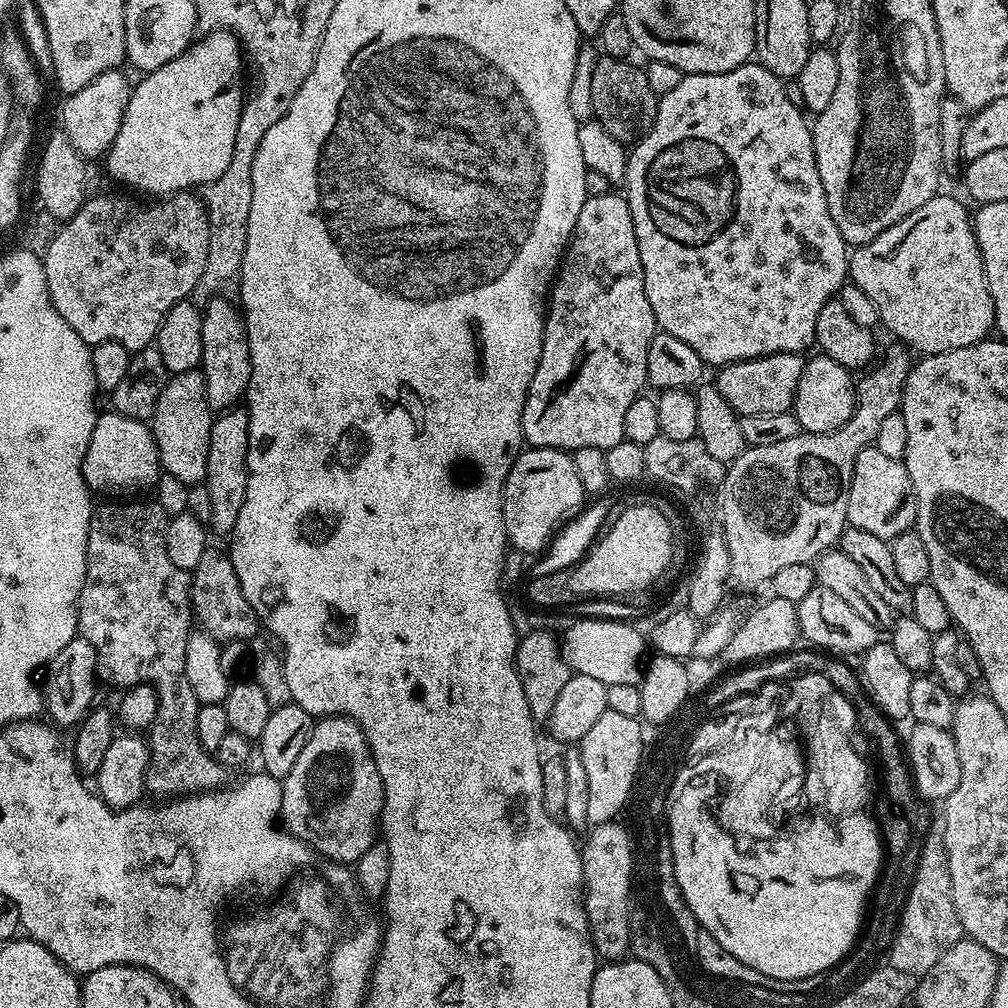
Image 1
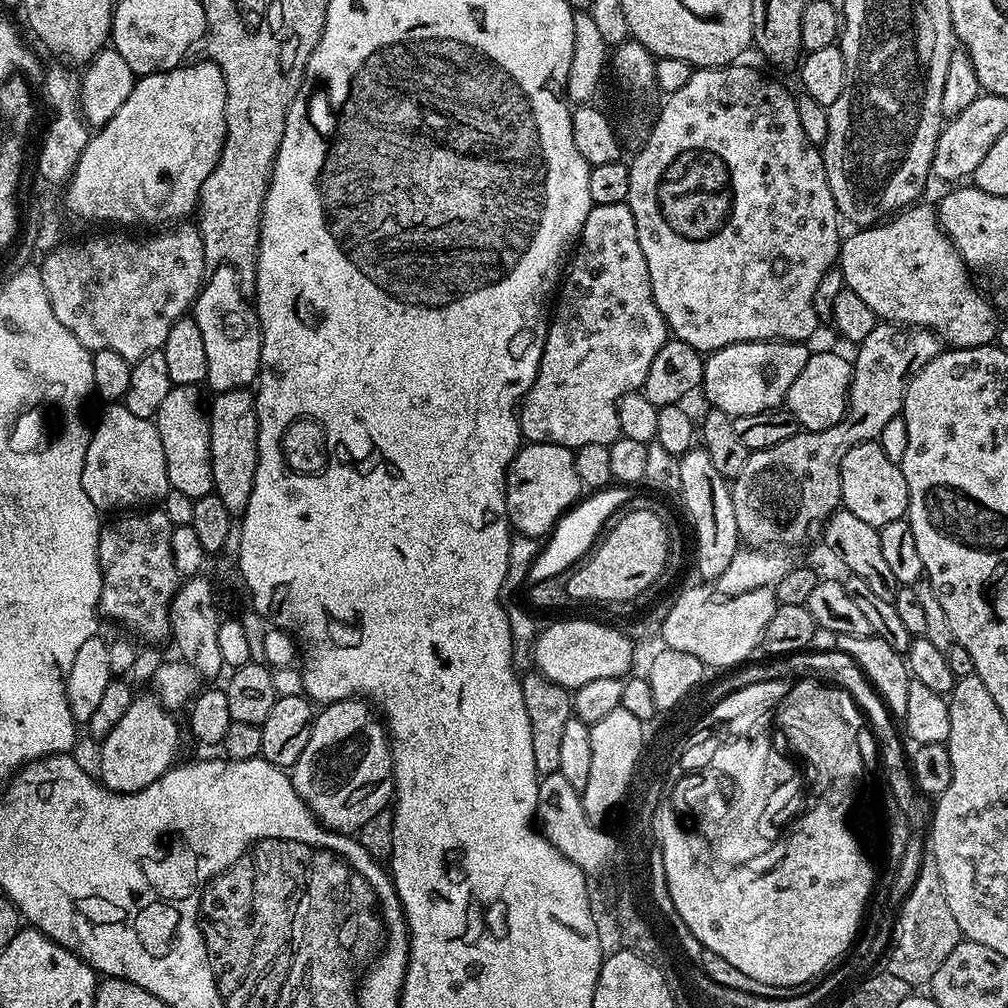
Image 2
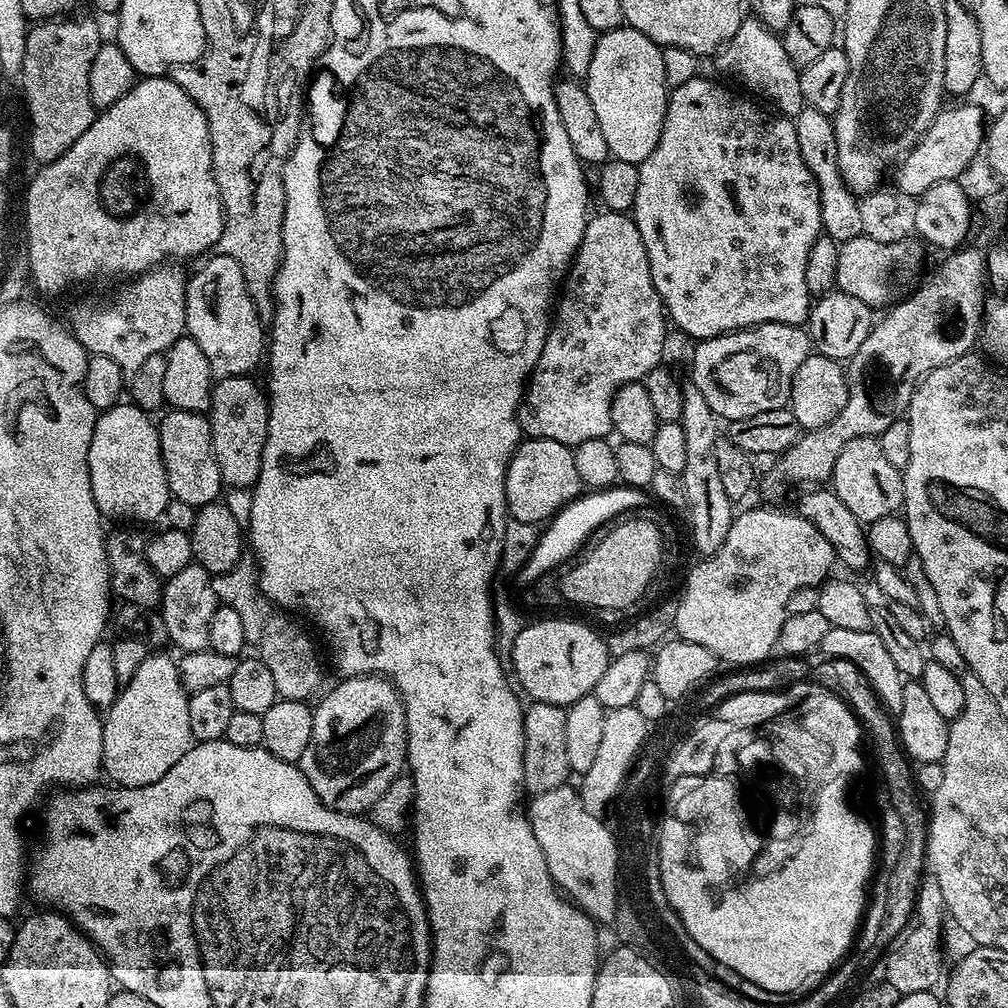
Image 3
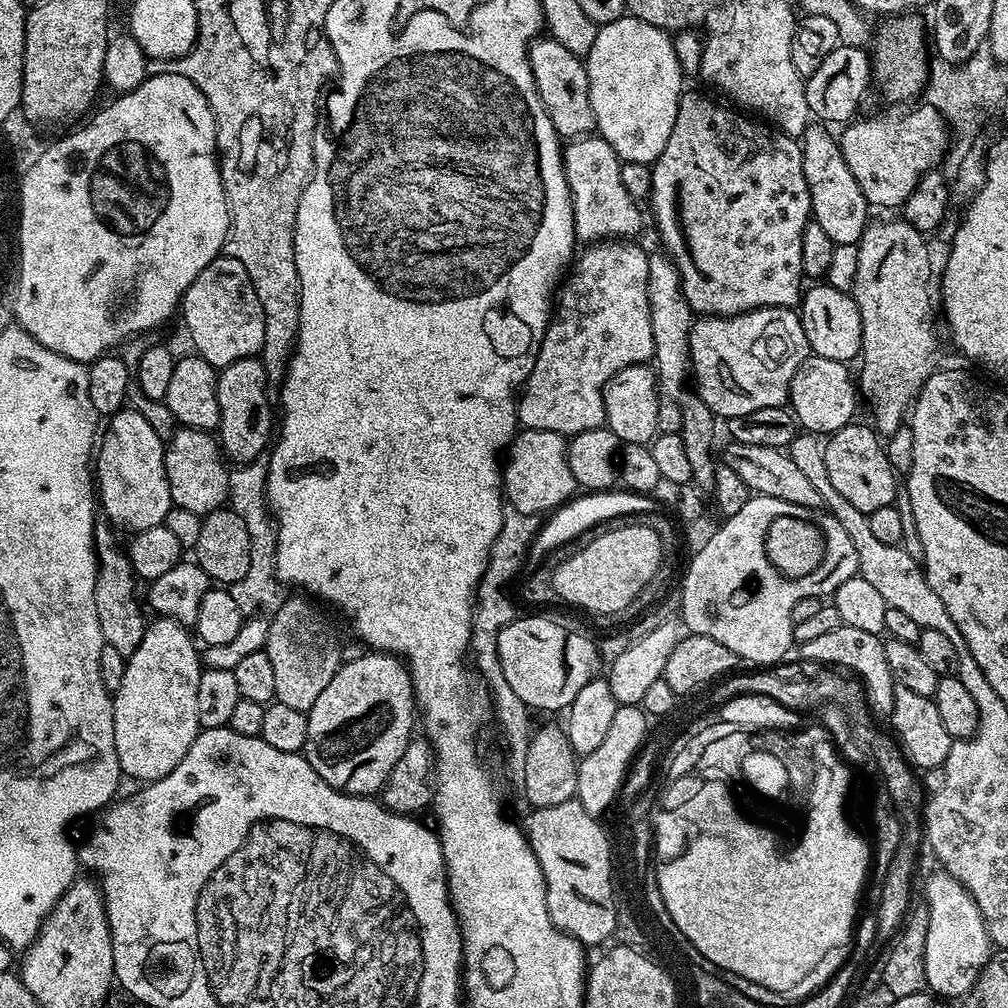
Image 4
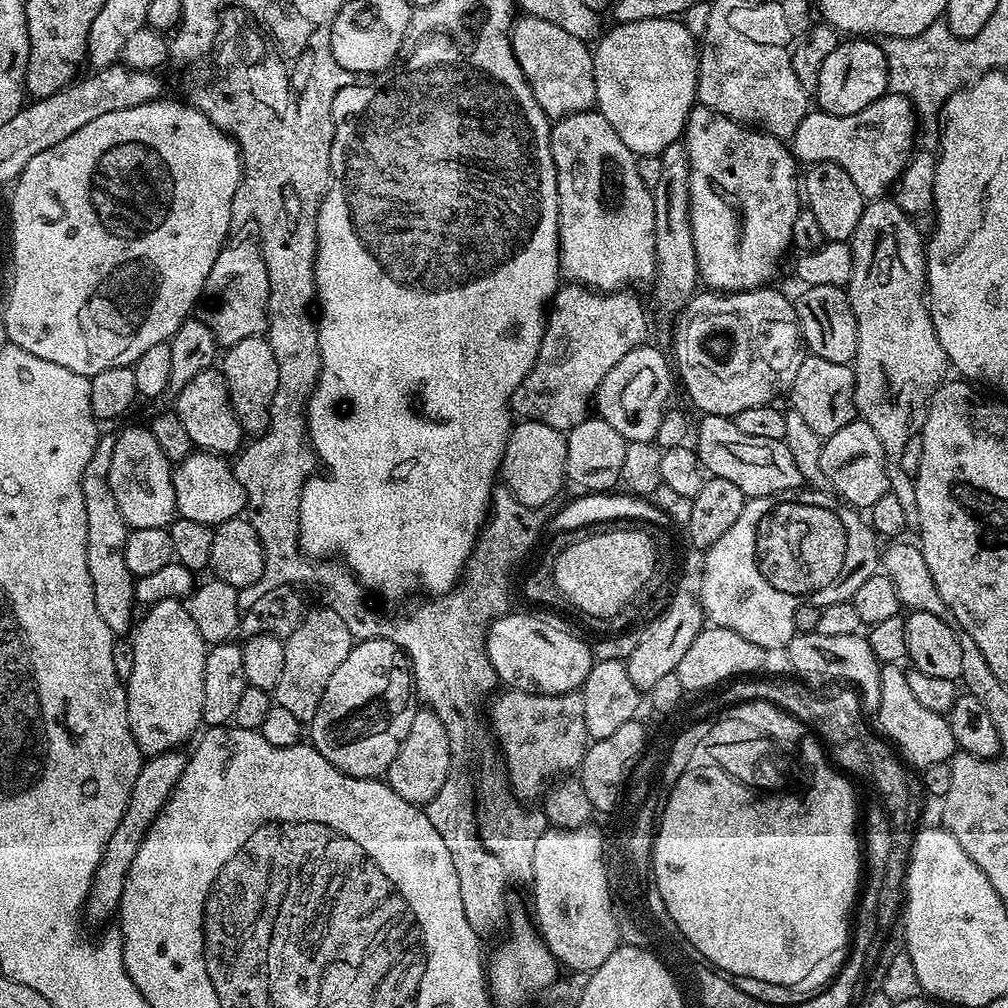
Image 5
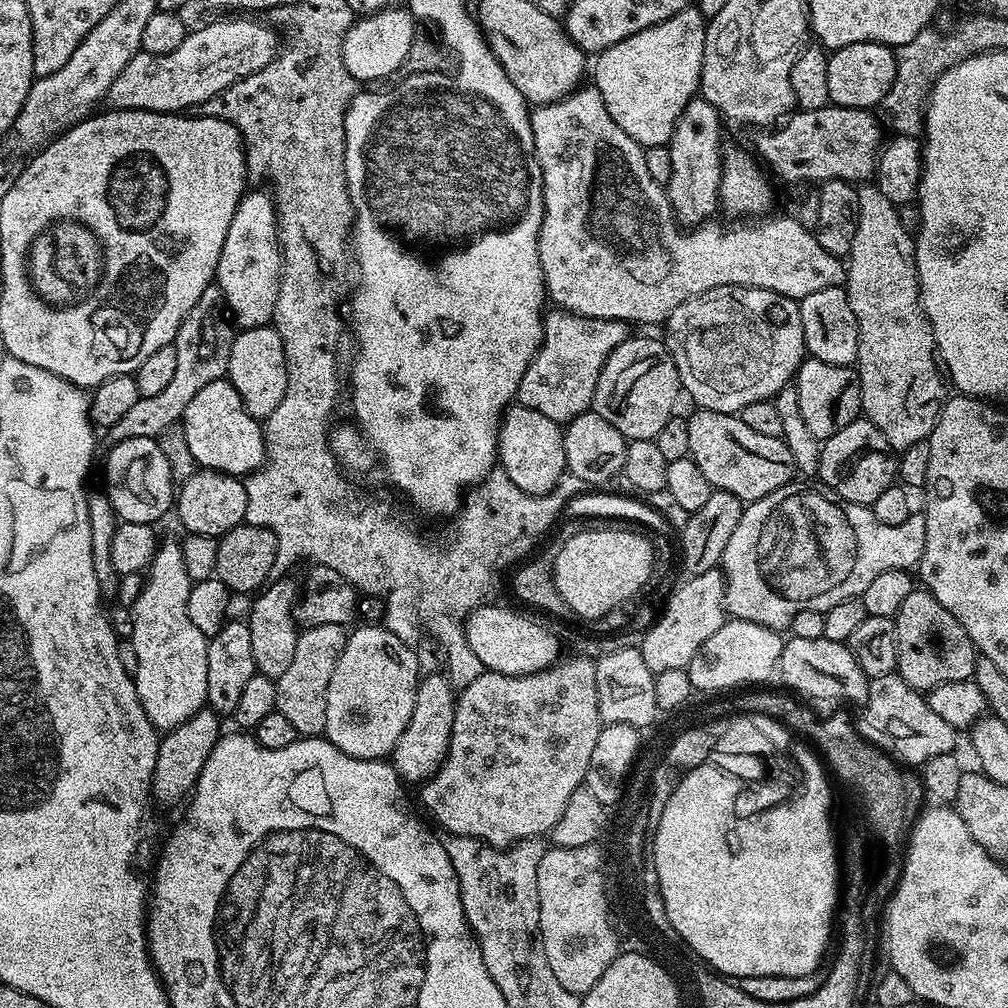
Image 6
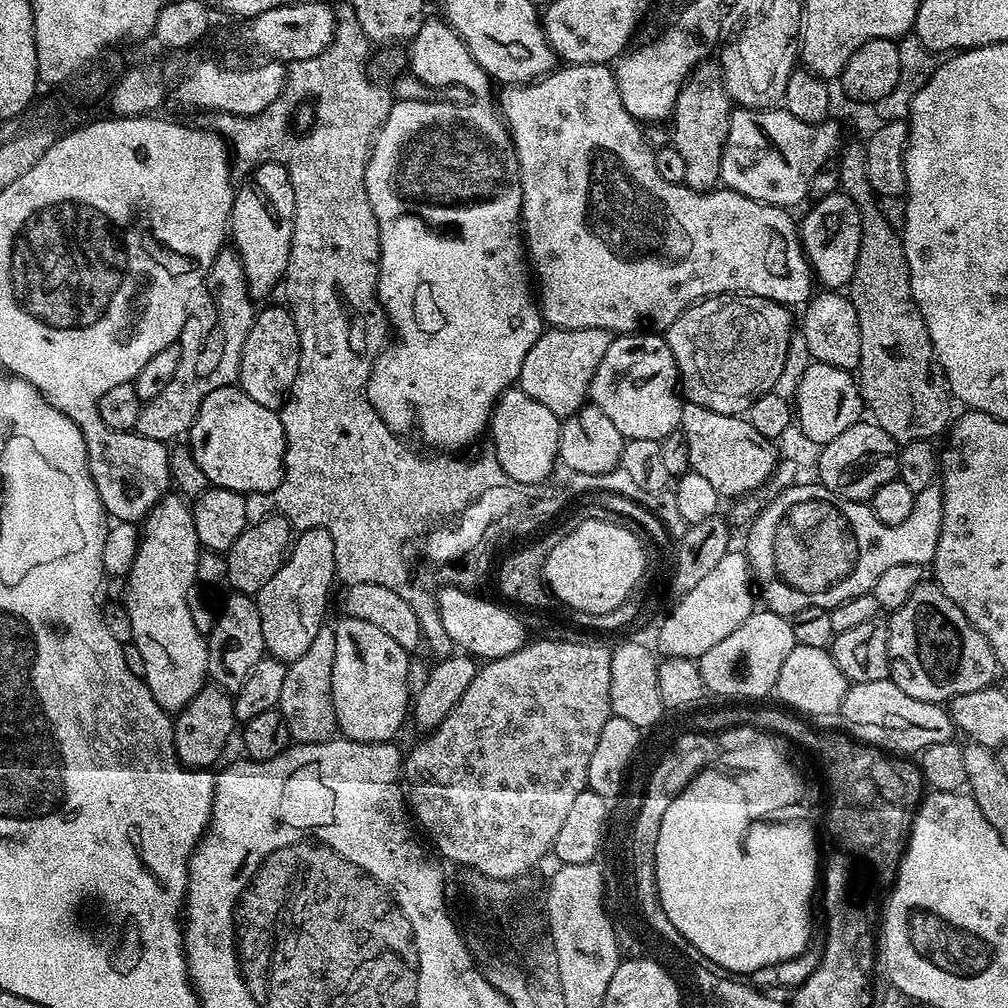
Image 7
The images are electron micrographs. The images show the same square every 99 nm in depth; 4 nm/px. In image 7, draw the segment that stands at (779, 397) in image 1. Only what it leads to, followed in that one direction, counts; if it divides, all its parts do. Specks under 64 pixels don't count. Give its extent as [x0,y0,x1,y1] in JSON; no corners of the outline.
[666,294,794,416]

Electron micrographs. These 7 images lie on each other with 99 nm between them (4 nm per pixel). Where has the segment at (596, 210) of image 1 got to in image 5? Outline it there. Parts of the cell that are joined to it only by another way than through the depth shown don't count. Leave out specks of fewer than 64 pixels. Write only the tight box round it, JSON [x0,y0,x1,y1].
[518,282,649,434]

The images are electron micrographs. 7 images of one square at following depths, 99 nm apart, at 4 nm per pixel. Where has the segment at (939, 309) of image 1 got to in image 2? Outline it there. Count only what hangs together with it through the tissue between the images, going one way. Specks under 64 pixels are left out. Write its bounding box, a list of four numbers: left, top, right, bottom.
[838,202,998,348]

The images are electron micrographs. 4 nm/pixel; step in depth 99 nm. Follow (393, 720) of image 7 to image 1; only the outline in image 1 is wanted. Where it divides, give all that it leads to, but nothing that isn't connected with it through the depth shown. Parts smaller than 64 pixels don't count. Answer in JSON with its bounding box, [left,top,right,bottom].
[280,716,384,865]

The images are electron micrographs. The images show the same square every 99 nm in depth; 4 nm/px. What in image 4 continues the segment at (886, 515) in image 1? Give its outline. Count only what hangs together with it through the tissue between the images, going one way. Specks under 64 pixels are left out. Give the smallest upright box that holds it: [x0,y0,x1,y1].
[824,422,898,513]

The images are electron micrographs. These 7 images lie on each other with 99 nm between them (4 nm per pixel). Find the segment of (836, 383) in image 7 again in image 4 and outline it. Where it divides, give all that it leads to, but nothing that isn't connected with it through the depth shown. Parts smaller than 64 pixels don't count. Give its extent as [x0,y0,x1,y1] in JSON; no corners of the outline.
[788,354,858,434]

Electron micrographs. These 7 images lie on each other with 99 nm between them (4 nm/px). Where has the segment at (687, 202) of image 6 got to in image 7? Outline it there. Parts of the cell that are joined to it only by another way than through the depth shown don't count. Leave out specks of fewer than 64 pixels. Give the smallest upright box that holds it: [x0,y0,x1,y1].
[671,62,733,192]

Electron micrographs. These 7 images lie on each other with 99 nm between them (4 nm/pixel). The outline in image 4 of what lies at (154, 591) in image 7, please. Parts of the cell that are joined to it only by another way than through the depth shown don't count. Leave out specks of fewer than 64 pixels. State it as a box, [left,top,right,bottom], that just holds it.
[112,615,202,782]

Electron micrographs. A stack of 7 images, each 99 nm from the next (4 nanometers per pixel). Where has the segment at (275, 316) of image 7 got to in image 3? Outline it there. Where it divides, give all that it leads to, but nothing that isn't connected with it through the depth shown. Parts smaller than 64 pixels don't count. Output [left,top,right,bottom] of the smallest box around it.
[206,375,268,489]

